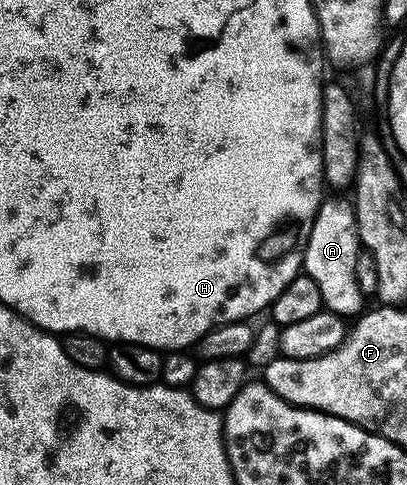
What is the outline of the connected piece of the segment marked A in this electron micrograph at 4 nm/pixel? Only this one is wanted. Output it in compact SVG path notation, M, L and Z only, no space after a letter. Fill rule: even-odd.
M324 200L317 215L311 220L309 239L307 246L303 248L302 272L311 277L313 283L317 283L324 306L344 319L354 318L365 309L365 294L358 286L356 270L360 252L354 204L350 200Z

